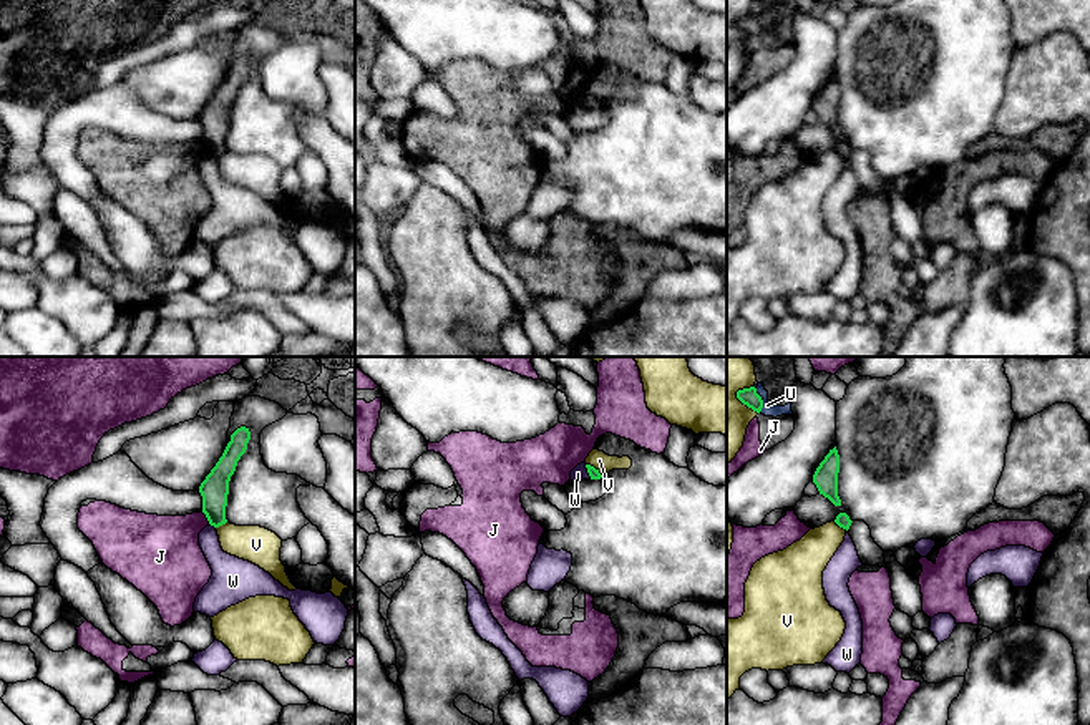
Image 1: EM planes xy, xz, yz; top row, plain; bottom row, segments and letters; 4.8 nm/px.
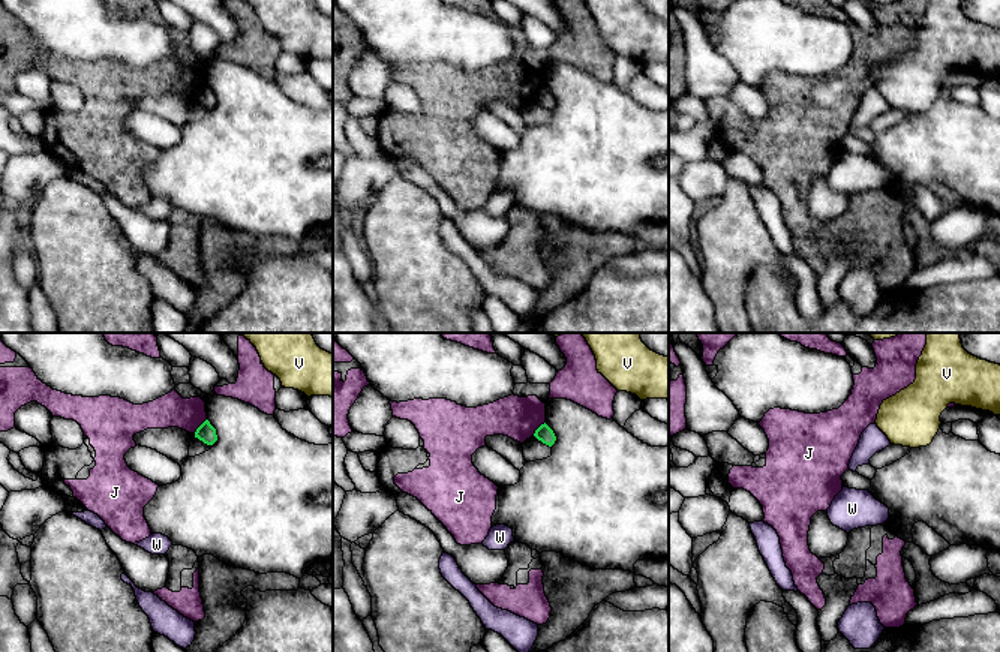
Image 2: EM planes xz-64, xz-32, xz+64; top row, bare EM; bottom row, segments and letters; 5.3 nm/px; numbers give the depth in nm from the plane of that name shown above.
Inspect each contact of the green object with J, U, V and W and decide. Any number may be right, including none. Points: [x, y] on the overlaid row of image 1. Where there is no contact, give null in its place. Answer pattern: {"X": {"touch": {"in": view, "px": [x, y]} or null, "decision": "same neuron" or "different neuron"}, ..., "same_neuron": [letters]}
{"J": {"touch": {"in": "xy", "px": [206, 516]}, "decision": "different neuron"}, "U": {"touch": {"in": "yz", "px": [762, 400]}, "decision": "different neuron"}, "V": {"touch": {"in": "yz", "px": [840, 526]}, "decision": "different neuron"}, "W": {"touch": {"in": "xy", "px": [213, 525]}, "decision": "different neuron"}, "same_neuron": []}

